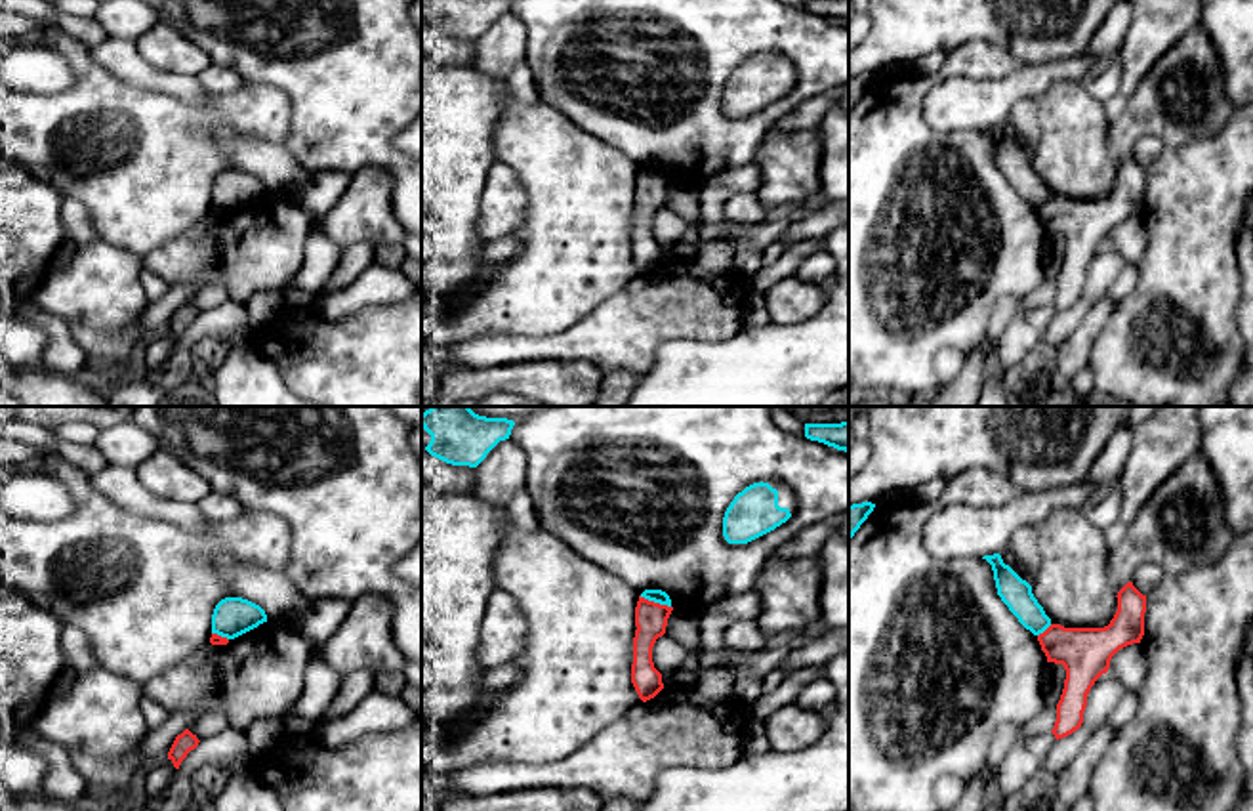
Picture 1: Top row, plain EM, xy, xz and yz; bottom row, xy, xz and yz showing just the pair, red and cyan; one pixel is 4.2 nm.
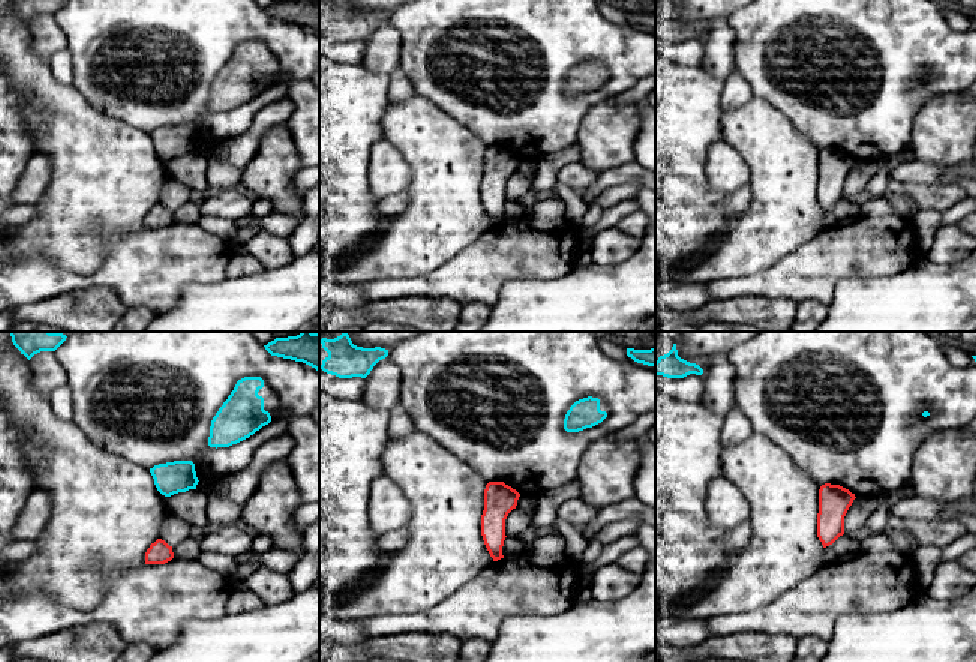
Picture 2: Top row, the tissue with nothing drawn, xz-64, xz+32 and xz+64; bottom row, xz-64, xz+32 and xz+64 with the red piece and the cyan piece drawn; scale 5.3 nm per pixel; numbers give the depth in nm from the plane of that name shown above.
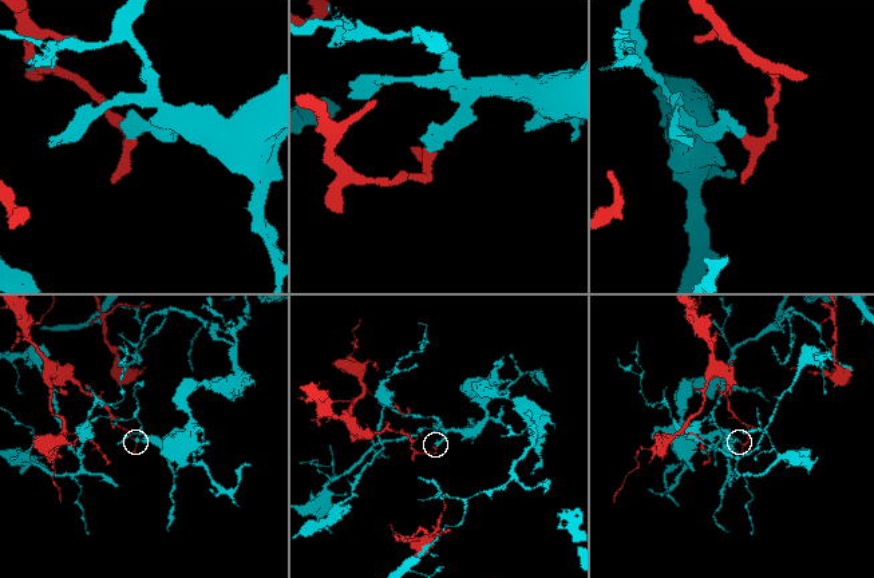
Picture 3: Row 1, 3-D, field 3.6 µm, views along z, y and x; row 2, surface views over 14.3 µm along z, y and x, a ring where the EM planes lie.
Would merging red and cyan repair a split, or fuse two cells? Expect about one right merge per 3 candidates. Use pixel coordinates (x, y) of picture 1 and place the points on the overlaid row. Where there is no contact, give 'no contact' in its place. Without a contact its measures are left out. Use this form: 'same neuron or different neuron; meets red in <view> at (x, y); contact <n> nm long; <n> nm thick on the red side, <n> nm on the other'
different neuron; meets red in xz at (653, 602); contact 140 nm long; 140 nm thick on the red side, 60 nm on the other

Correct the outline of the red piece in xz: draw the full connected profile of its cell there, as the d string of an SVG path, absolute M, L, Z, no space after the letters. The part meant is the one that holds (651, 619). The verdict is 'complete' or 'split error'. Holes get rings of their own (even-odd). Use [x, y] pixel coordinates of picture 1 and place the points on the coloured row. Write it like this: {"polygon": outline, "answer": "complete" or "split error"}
{"polygon": "M639 595L635 607L635 637L631 683L643 702L654 698L662 689L662 674L654 668L652 647L666 634L673 607L648 601Z", "answer": "complete"}

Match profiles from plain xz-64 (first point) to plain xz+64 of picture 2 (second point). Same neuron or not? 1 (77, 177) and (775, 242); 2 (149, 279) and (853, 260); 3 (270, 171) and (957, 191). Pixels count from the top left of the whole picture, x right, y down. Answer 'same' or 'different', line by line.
1: same
2: same
3: different

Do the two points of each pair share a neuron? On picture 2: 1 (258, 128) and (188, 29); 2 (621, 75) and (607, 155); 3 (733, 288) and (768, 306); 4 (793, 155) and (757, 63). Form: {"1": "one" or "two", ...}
{"1": "two", "2": "two", "3": "two", "4": "two"}

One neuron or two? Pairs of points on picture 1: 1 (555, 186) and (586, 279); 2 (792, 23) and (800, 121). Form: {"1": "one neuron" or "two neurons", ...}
{"1": "one neuron", "2": "two neurons"}

